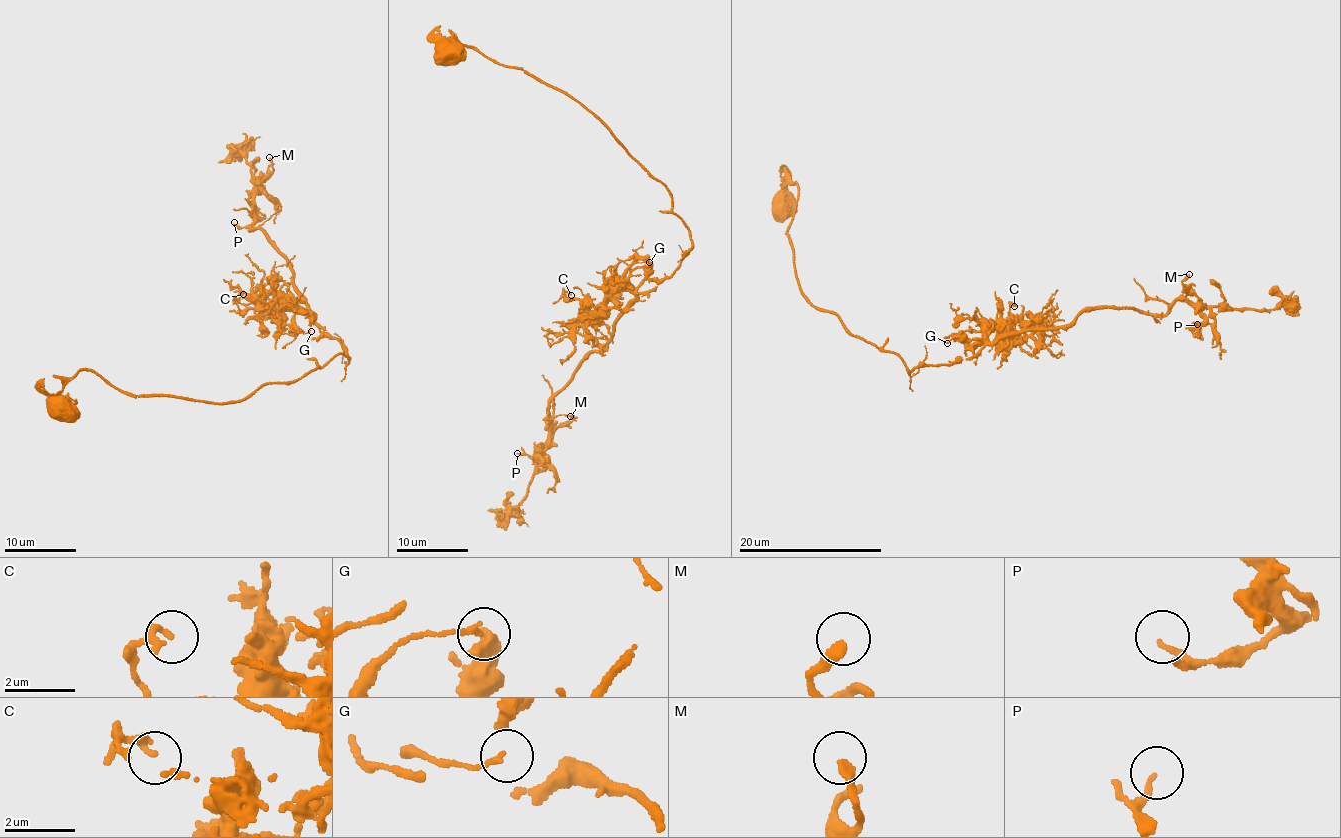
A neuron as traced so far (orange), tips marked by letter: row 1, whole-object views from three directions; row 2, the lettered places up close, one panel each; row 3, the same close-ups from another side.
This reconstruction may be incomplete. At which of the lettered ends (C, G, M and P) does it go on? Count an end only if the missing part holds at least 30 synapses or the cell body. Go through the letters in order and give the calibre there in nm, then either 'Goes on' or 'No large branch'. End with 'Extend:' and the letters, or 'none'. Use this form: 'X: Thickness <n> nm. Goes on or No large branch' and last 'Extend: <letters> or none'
C: Thickness 200 nm. No large branch
G: Thickness 90 nm. No large branch
M: Thickness 280 nm. No large branch
P: Thickness 140 nm. No large branch
Extend: none

